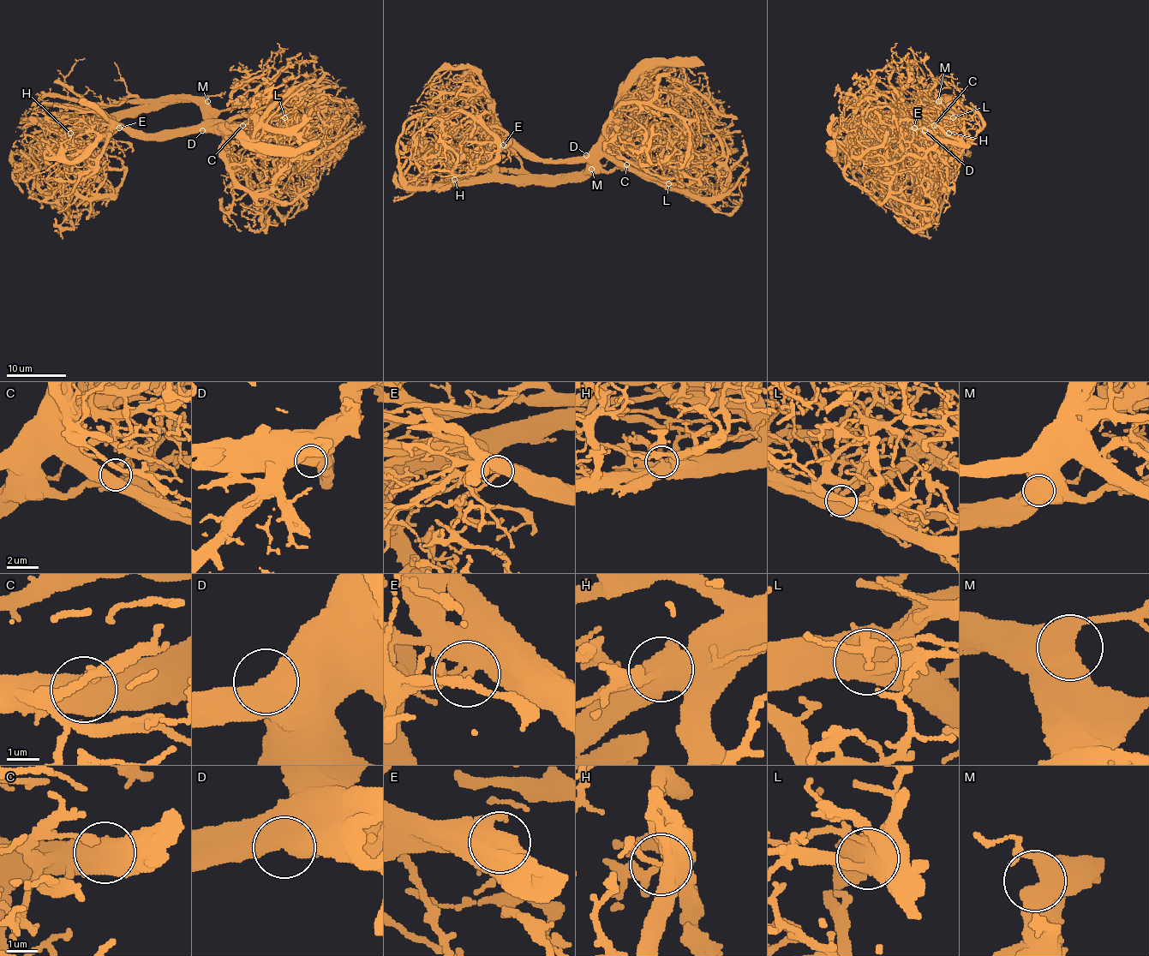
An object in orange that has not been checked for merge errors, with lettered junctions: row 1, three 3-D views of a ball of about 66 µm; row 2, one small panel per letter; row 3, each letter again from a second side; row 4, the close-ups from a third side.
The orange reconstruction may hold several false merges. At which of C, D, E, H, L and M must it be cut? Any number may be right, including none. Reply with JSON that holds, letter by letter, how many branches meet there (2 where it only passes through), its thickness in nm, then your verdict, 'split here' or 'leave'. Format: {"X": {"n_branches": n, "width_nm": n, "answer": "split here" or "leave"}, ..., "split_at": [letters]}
{"C": {"n_branches": 2, "width_nm": 600, "answer": "leave"}, "D": {"n_branches": 1, "width_nm": 900, "answer": "leave"}, "E": {"n_branches": 4, "width_nm": 440, "answer": "leave"}, "H": {"n_branches": 4, "width_nm": 460, "answer": "leave"}, "L": {"n_branches": 4, "width_nm": 500, "answer": "leave"}, "M": {"n_branches": 2, "width_nm": 650, "answer": "leave"}, "split_at": []}

